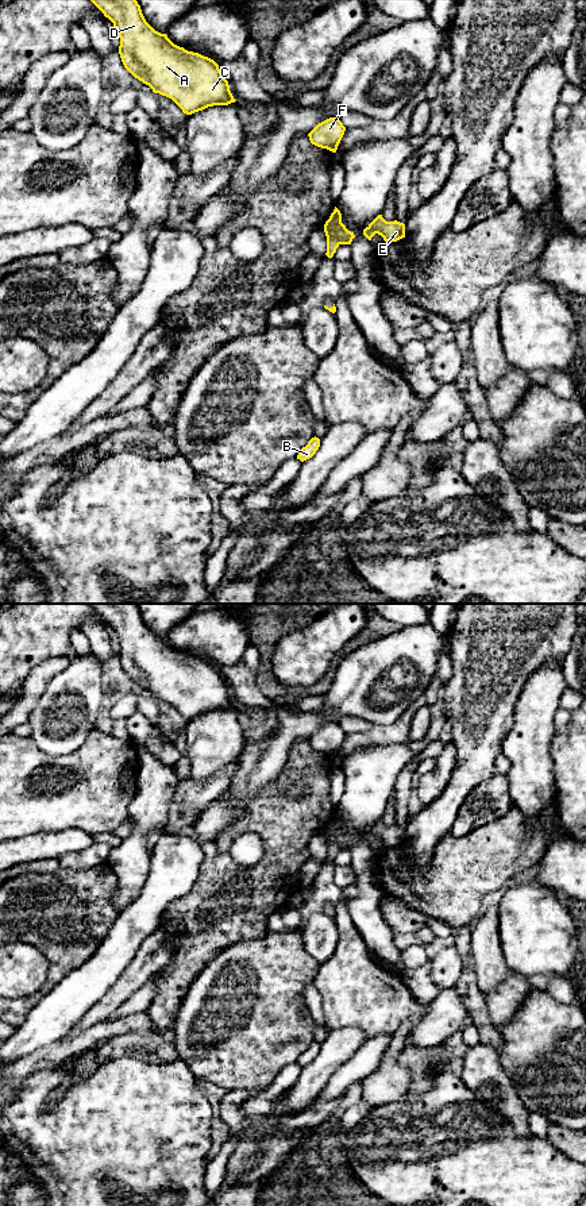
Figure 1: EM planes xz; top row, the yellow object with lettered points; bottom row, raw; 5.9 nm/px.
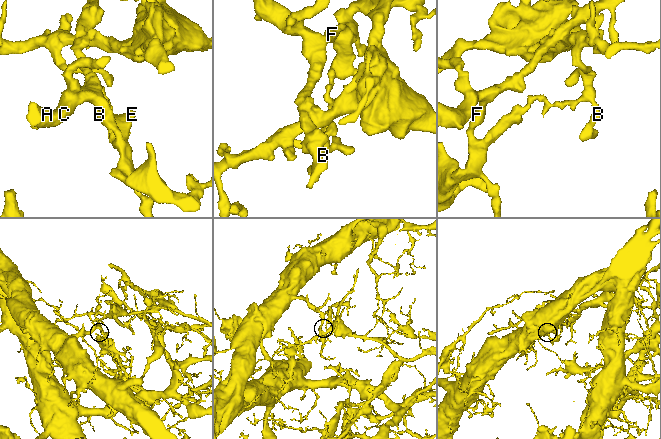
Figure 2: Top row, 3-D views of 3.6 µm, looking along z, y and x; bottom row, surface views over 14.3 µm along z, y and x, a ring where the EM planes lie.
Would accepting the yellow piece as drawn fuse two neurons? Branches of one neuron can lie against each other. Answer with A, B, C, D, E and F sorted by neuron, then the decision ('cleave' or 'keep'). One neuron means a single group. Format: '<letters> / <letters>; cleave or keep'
A C D E F / B; cleave

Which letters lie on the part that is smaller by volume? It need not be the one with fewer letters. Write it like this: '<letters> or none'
B

